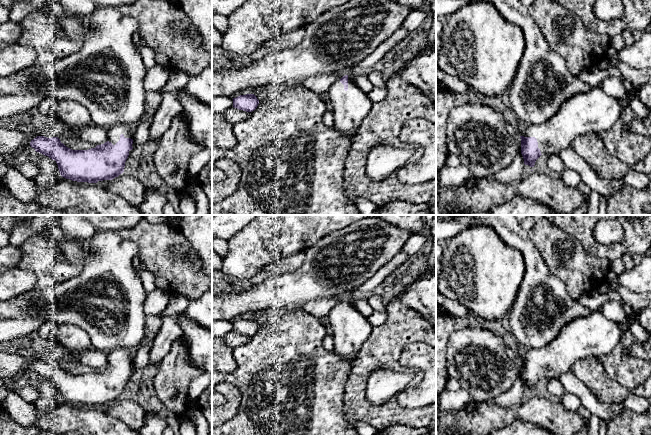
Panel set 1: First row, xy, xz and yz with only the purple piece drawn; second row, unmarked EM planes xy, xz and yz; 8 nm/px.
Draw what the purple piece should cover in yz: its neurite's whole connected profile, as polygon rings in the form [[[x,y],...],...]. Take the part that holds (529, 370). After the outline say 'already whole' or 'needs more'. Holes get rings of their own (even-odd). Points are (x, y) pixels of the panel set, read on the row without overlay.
[[[599,311],[568,322],[547,346],[528,349],[520,360],[524,388],[534,391],[541,379],[560,378],[577,360],[610,354],[622,336],[619,323]]]; needs more

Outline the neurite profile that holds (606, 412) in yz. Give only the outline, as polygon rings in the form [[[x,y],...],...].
[[[571,371],[562,374],[559,379],[565,392],[576,395],[580,399],[581,406],[588,409],[591,414],[598,416],[601,421],[609,422],[626,409],[620,403],[603,404],[598,402],[588,387]]]

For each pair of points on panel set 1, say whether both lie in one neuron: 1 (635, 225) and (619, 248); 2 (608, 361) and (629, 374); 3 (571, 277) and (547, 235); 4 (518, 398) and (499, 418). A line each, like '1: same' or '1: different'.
1: same
2: same
3: same
4: different

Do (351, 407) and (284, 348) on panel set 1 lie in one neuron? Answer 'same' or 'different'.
different

